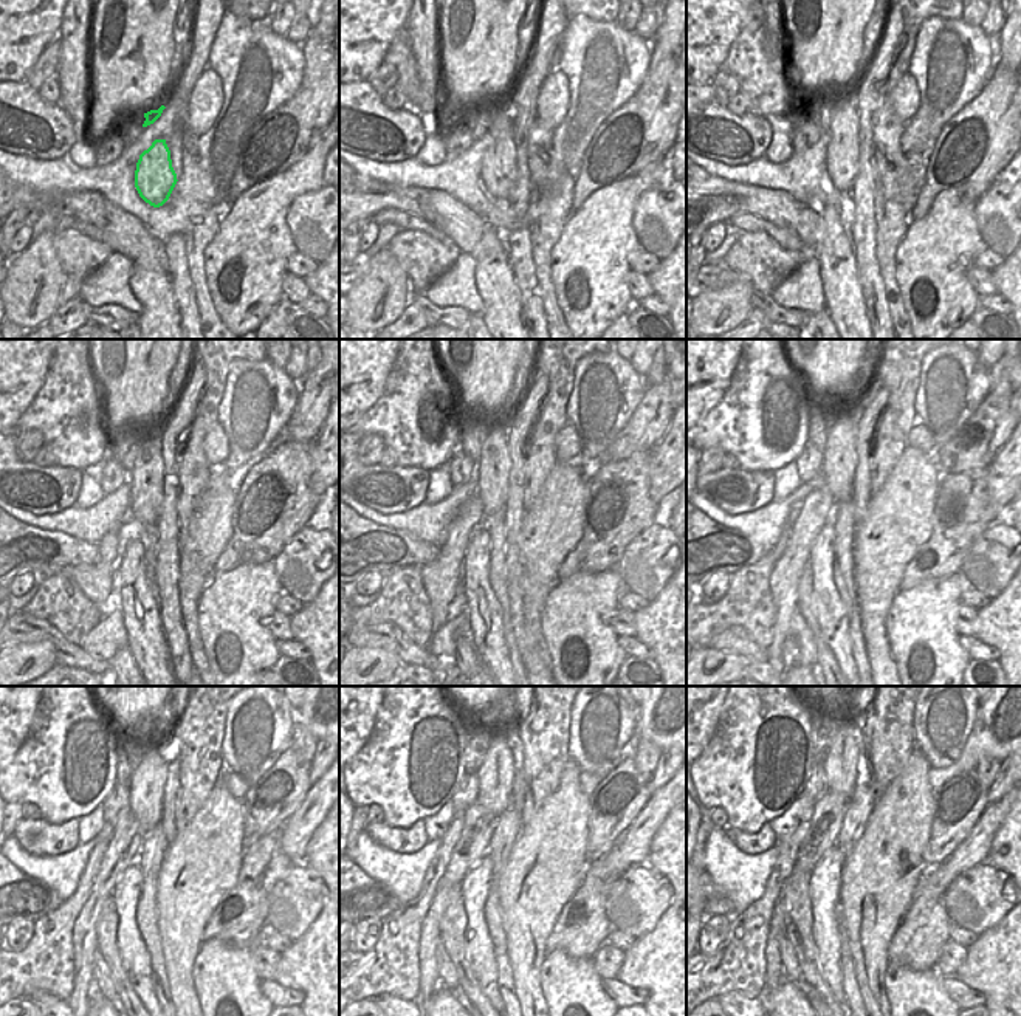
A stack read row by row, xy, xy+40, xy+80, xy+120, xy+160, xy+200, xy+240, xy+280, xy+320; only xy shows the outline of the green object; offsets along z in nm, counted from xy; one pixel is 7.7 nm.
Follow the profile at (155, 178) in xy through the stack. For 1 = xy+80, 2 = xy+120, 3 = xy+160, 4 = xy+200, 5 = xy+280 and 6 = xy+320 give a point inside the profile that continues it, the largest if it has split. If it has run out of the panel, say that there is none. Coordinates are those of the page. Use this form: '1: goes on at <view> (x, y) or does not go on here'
1: goes on at xy+80 (842, 161)
2: goes on at xy+120 (146, 479)
3: goes on at xy+160 (491, 470)
4: goes on at xy+200 (838, 457)
5: goes on at xy+280 (495, 778)
6: goes on at xy+320 (840, 767)

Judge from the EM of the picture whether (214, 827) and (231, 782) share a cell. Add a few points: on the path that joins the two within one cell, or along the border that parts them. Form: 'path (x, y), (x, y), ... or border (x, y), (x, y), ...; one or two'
border (219, 776), (220, 782), (239, 799); two

